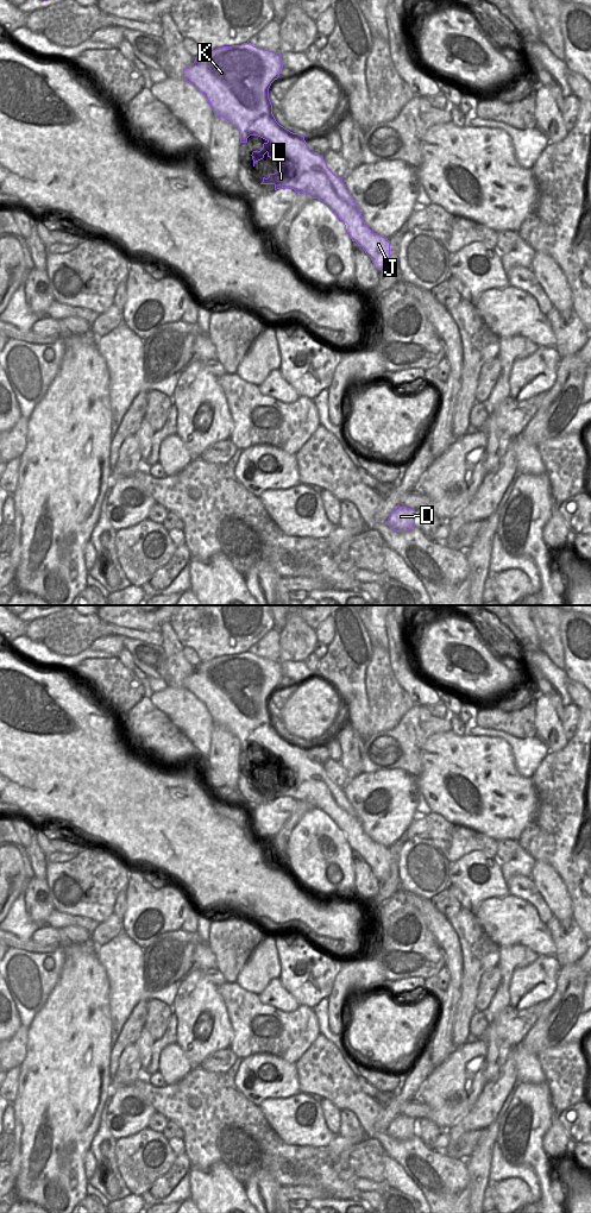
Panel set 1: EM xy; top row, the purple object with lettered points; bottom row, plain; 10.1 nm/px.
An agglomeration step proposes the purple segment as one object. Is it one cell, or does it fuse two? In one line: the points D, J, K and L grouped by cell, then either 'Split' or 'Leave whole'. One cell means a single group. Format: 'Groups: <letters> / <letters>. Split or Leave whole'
Groups: D J K L. Leave whole.

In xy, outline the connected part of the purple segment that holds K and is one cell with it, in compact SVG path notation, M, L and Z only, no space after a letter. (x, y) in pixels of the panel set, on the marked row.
M247 42L201 54L183 71L183 80L187 80L206 96L216 117L225 118L239 131L240 143L247 143L250 136L258 136L266 140L260 151L252 152L253 166L266 153L272 162L278 163L278 171L268 174L269 177L263 177L260 184L274 184L275 190L291 188L296 193L306 193L326 203L344 222L352 241L363 247L377 270L382 270L390 258L388 238L373 233L365 225L361 213L342 180L328 169L323 157L310 152L304 137L281 126L272 114L269 88L279 77L282 68L279 52L256 48Z

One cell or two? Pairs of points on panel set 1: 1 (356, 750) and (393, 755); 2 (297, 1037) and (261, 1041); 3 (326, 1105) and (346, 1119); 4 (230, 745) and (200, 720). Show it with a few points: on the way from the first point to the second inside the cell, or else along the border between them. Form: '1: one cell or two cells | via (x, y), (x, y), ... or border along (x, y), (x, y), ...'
1: two cells | border along (364, 740), (362, 771)
2: one cell | via (288, 1037), (270, 1037)
3: two cells | border along (340, 1111), (338, 1133)
4: two cells | border along (214, 723), (211, 749), (207, 754)

